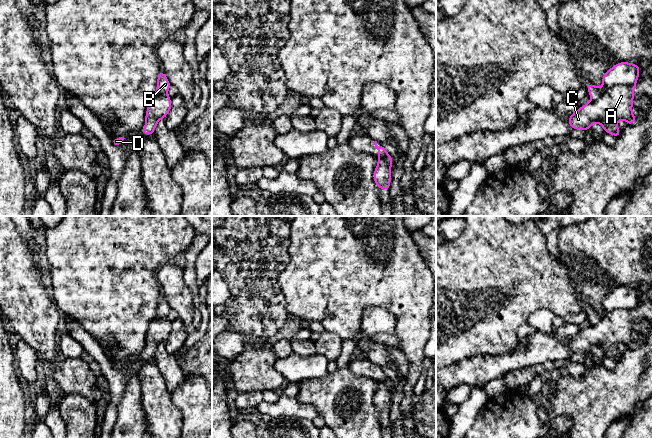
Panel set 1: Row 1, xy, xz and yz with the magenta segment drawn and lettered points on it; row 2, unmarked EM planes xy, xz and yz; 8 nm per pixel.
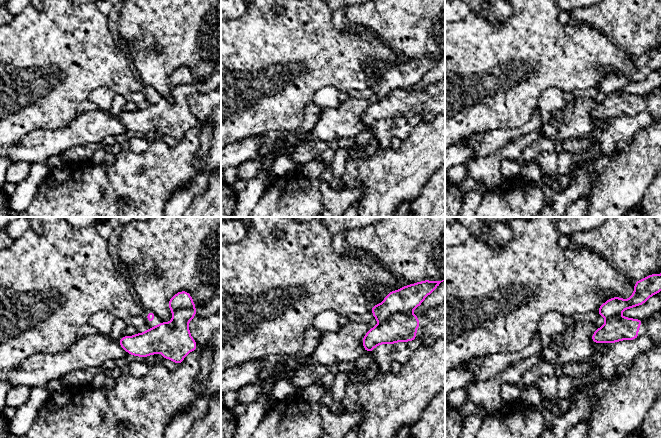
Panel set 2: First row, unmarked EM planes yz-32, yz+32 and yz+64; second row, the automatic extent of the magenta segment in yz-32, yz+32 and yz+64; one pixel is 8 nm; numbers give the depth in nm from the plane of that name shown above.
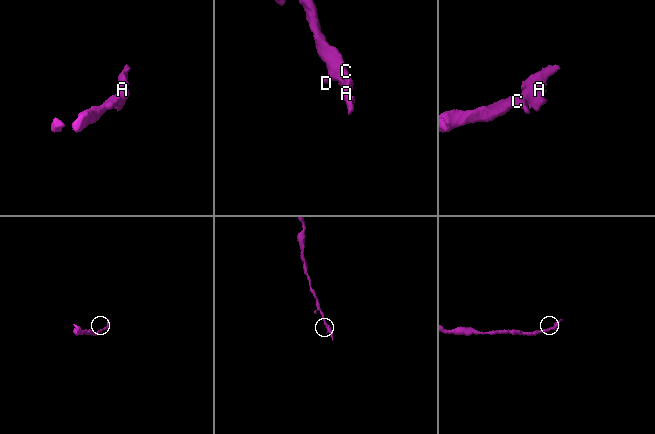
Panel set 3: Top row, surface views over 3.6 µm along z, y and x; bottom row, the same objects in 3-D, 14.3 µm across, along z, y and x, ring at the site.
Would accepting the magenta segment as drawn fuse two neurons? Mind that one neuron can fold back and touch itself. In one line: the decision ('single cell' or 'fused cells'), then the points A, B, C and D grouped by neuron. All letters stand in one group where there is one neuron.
fused cells; A C D / B

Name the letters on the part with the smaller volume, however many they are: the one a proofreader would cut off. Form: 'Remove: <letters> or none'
Remove: B

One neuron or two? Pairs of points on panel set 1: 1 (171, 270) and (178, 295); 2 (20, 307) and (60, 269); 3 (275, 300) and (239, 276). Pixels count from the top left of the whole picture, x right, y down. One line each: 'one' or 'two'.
1: one
2: two
3: one

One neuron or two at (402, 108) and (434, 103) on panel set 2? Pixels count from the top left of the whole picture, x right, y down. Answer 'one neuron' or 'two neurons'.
one neuron

